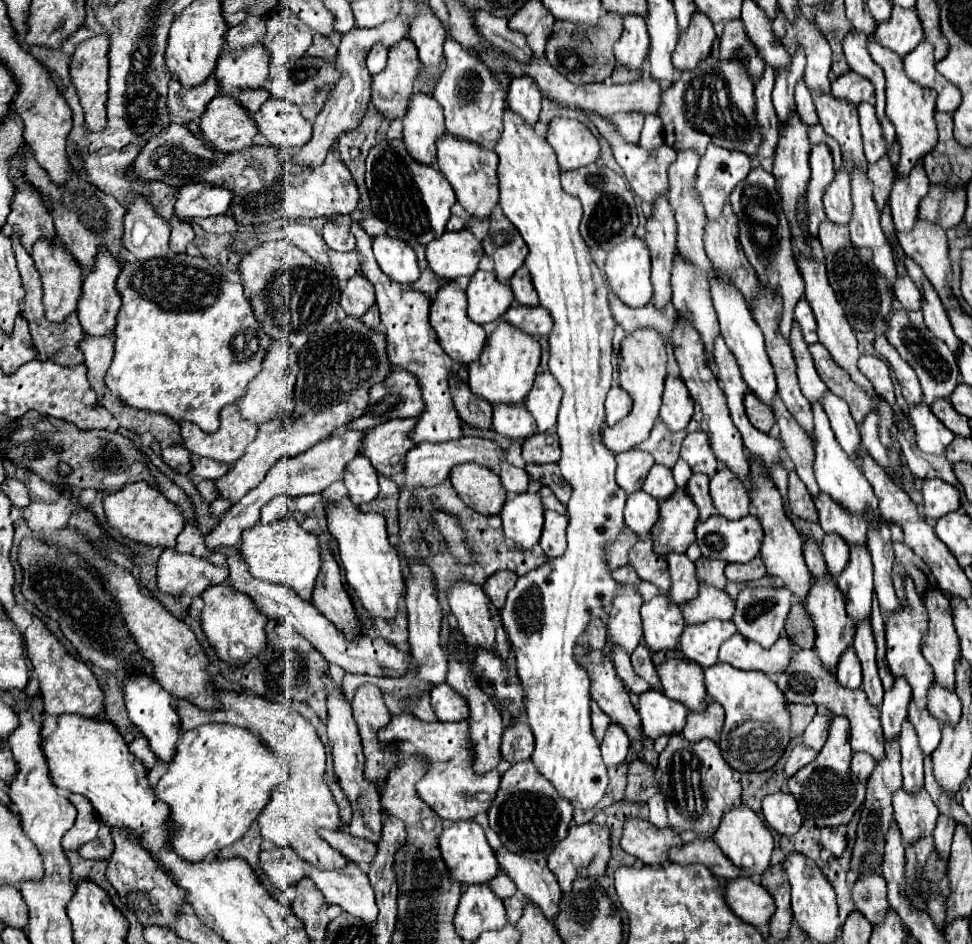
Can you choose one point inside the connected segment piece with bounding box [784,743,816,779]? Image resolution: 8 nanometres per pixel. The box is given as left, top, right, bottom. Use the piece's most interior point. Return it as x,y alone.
799,757

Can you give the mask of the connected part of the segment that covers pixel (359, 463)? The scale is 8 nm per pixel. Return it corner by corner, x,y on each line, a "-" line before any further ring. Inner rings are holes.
356,455
356,459
352,459
346,465
344,485
346,485
350,501
354,505
370,503
380,491
378,489
378,473
372,467
372,463
368,463
368,459
364,459
362,455

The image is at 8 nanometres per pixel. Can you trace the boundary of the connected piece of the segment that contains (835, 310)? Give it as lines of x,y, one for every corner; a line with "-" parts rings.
810,237
812,241
812,251
814,251
814,259
812,261
806,261
802,257
798,257
798,267
800,267
800,273
802,273
802,279
806,283
806,301
810,303
812,311
814,311
814,317
818,321
818,337
820,337
820,343
830,351
832,359
850,375
850,379
860,385
868,397
874,399
874,403
878,403
880,399
876,397
876,391
872,387
872,383
858,371
856,367
856,361
860,357
860,351
858,351
858,343
856,343
856,333
852,331
848,319
844,319
844,311
840,307
840,303
836,301
836,295
828,283
828,277
826,277
826,267
824,267
824,255
822,255
822,247
820,247
820,241

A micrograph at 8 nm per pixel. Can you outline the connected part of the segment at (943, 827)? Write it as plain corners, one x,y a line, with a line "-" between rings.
944,815
938,817
936,831
934,831
934,849
940,855
940,859
944,859
944,861
950,857
954,829
956,829
956,823
952,823
952,819
944,819

